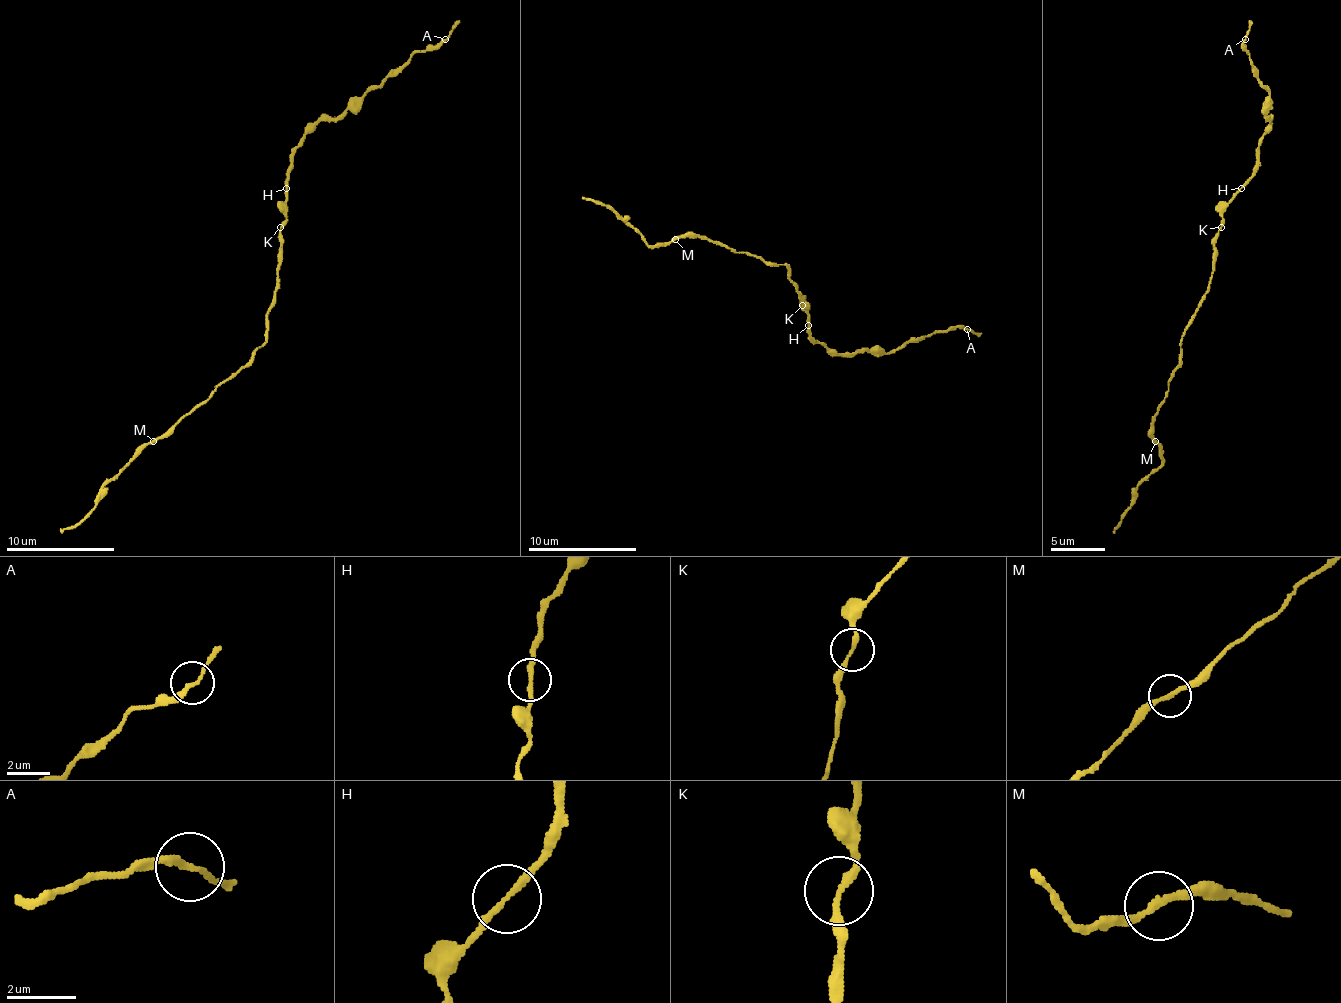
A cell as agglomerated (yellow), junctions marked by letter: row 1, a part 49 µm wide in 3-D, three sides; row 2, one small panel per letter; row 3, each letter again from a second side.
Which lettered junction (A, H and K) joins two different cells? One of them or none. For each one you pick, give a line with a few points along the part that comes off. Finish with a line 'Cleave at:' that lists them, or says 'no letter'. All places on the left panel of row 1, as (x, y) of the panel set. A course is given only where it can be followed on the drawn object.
Cleave at: no letter

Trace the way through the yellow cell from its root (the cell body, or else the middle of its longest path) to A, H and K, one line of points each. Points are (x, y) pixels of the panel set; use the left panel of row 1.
A: (277, 282), (285, 179), (299, 141), (320, 120), (337, 120), (415, 52), (434, 50), (445, 39)
H: (277, 282), (280, 231), (285, 220), (285, 187)
K: (277, 282), (280, 228)

